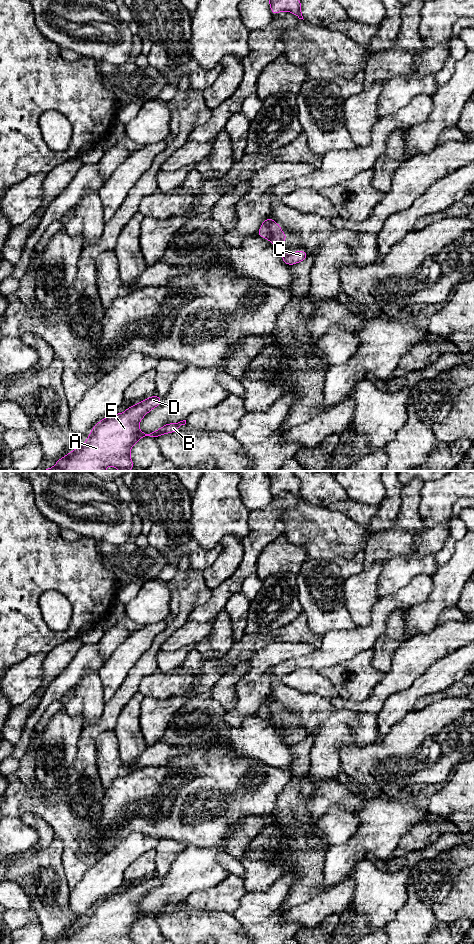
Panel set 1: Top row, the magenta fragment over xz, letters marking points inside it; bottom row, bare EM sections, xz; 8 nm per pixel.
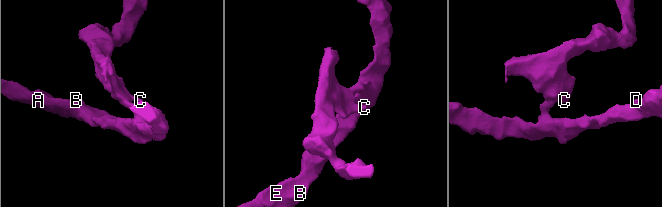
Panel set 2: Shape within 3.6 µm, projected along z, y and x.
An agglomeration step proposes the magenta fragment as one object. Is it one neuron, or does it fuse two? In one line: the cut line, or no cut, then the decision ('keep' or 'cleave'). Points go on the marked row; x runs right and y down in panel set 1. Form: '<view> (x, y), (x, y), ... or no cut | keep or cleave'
xz (264, 225), (268, 228), (269, 233), (266, 237) | cleave

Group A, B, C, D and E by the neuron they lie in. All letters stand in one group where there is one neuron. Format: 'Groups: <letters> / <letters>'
Groups: A B D E / C

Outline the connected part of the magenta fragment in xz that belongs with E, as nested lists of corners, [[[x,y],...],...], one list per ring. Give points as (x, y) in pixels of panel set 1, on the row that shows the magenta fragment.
[[[152,396],[128,407],[124,413],[112,414],[102,419],[89,433],[83,445],[78,446],[54,467],[43,471],[106,471],[106,466],[115,466],[119,471],[134,468],[131,447],[142,437],[156,438],[166,433],[174,433],[186,420],[176,424],[166,424],[152,433],[142,433],[139,422],[153,408],[161,404],[161,397]]]

